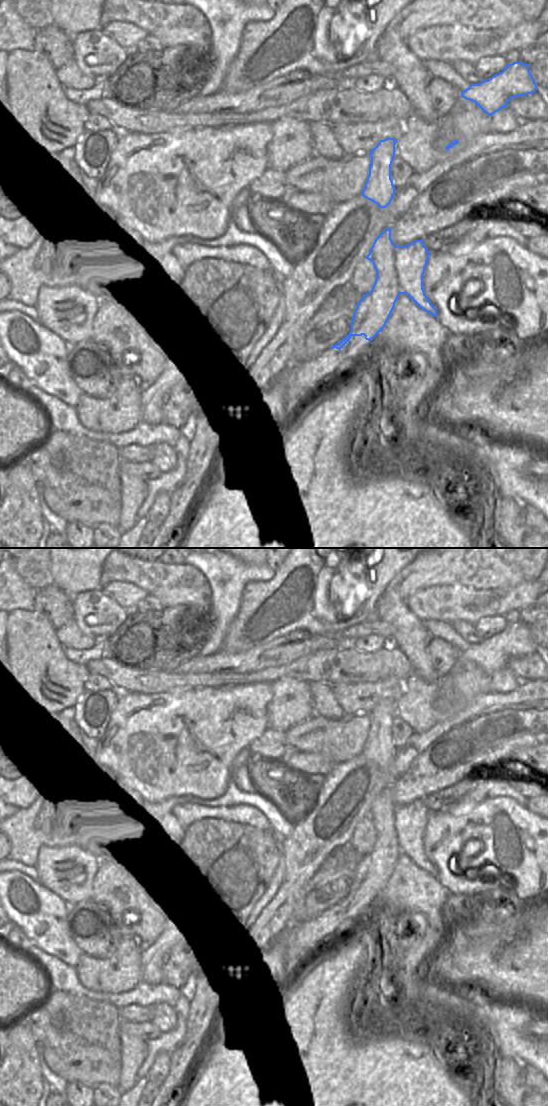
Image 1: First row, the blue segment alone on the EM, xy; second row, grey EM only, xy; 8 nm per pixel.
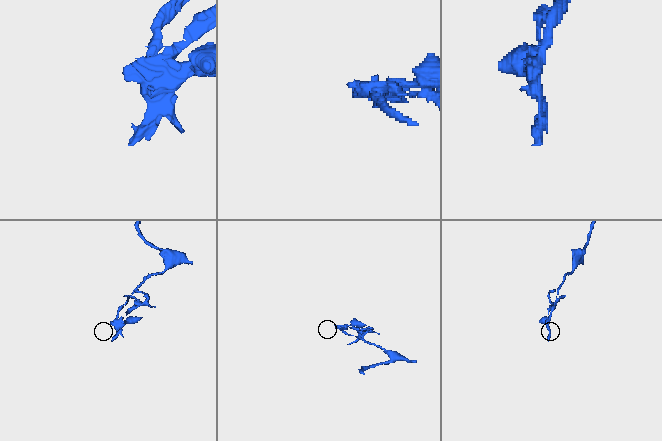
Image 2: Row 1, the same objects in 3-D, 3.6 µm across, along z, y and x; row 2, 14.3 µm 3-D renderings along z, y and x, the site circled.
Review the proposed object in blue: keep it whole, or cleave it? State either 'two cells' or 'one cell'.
two cells

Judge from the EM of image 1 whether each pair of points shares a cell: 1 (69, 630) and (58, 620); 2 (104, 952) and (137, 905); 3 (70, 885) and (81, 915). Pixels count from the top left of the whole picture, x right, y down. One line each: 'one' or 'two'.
1: two
2: two
3: two

